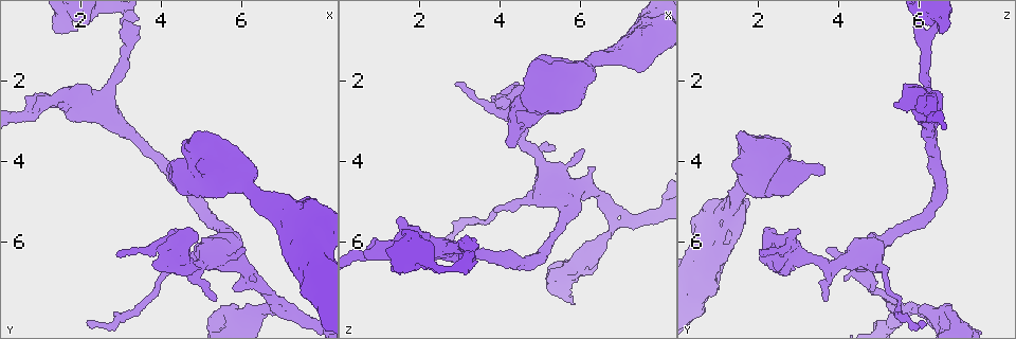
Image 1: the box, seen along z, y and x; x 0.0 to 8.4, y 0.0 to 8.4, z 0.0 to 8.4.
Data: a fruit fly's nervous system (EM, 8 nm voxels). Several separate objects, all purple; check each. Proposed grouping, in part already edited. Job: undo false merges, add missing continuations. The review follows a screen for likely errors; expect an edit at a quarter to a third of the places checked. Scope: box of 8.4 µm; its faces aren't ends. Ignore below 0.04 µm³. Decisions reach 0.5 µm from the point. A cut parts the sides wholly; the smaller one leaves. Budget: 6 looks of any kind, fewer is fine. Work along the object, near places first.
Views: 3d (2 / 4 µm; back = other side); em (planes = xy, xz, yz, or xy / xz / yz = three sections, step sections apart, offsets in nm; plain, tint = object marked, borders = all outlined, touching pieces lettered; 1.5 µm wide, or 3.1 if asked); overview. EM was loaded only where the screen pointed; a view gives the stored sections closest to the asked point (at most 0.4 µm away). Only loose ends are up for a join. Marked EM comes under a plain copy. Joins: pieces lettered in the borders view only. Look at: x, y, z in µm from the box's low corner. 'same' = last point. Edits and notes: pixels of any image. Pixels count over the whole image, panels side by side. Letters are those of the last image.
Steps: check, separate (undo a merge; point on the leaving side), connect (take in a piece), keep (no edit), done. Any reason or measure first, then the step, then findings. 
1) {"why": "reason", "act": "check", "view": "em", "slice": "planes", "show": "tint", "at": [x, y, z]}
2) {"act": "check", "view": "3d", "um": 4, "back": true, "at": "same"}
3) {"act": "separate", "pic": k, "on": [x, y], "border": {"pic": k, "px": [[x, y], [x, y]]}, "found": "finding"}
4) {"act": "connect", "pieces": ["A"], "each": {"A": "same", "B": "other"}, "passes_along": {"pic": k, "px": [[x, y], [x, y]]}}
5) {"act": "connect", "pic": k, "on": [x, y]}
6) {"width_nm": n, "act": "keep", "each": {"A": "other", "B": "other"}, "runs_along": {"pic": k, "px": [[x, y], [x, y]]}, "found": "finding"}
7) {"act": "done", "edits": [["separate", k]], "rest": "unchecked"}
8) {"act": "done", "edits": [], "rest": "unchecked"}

{"why": "side arm on a straight run", "act": "check", "view": "3d", "um": 4, "at": [6.70, 7.40, 5.30]}

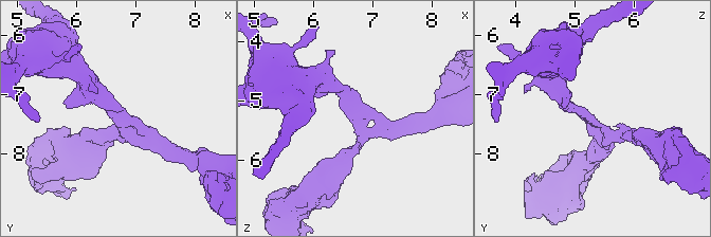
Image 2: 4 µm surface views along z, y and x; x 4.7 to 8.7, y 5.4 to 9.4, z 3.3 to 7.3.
{"arms": 3, "arm_widths_nm": [190, 220, 260], "why": "now the EM", "act": "check", "view": "em", "slice": "planes", "show": "borders", "at": [6.70, 7.35, 5.30]}

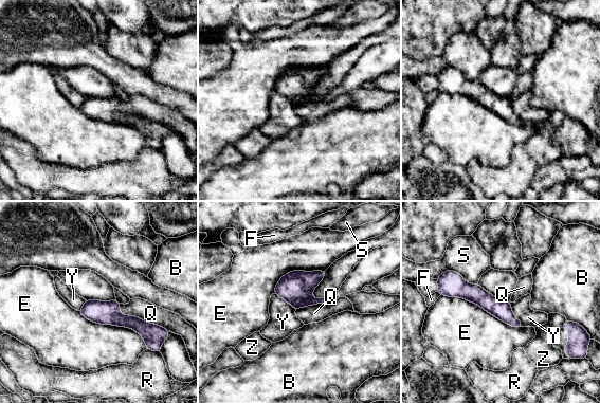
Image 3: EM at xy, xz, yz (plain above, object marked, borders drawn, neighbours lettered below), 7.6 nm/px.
{"act": "keep", "each": {"B": "other", "E": "other", "F": "other", "Q": "other", "R": "other", "S": "other", "Y": "other", "Z": "other"}, "runs_along": {"pic": 3, "px": [[441, 287], [472, 292], [519, 325]]}, "found": "all the same neuron"}

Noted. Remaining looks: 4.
{"why": "an open end", "act": "check", "view": "em", "slice": "planes", "show": "borders", "at": [5.25, 7.80, 6.75]}

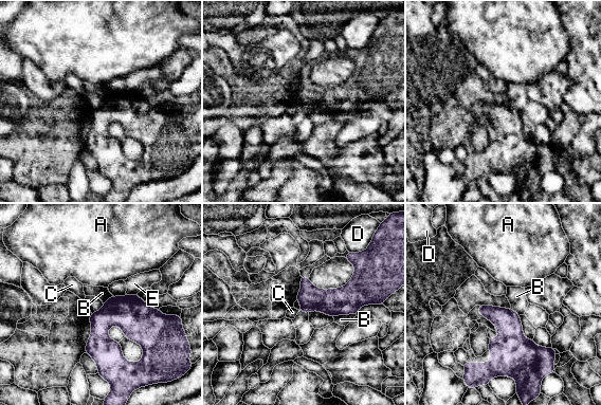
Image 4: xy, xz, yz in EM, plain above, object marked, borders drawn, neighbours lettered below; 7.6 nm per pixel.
{"longest_contact_nm": ["B", 180], "act": "keep", "each": {"A": "other", "B": "other", "C": "other", "D": "other", "E": "other"}, "border": {"pic": 4, "px": [[356, 314], [337, 314], [332, 316]]}, "found": "no lettered piece goes on from it"}

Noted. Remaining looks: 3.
{"why": "tapers out", "act": "check", "view": "em", "slice": "xz", "step": 8, "show": "tint", "at": [2.85, 6.35, 2.15]}

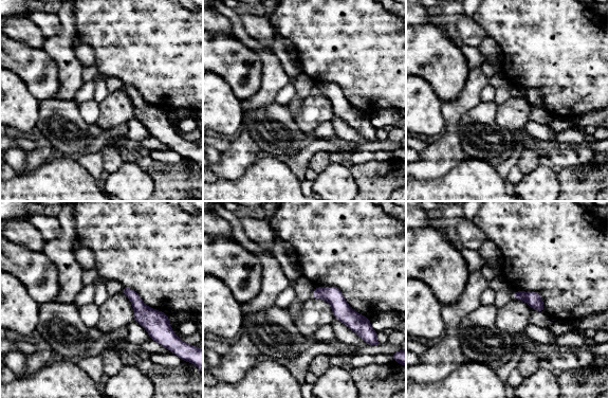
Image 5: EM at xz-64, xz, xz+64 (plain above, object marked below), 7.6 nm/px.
{"why": "cut it another way", "act": "check", "view": "em", "slice": "planes", "show": "borders", "at": "same"}

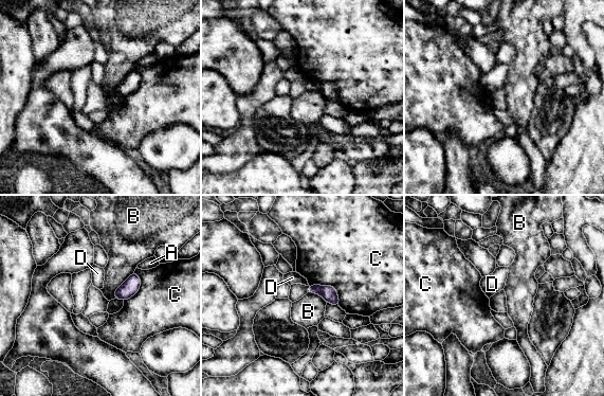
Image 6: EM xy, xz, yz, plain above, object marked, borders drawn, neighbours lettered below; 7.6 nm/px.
{"act": "keep", "each": {"A": "other", "B": "other", "C": "other", "D": "other"}, "border": {"pic": 6, "px": [[133, 272], [114, 291], [114, 298]]}, "found": "no lettered piece goes on from it"}

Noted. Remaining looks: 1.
{"act": "done", "edits": [], "rest": "unchecked"}

